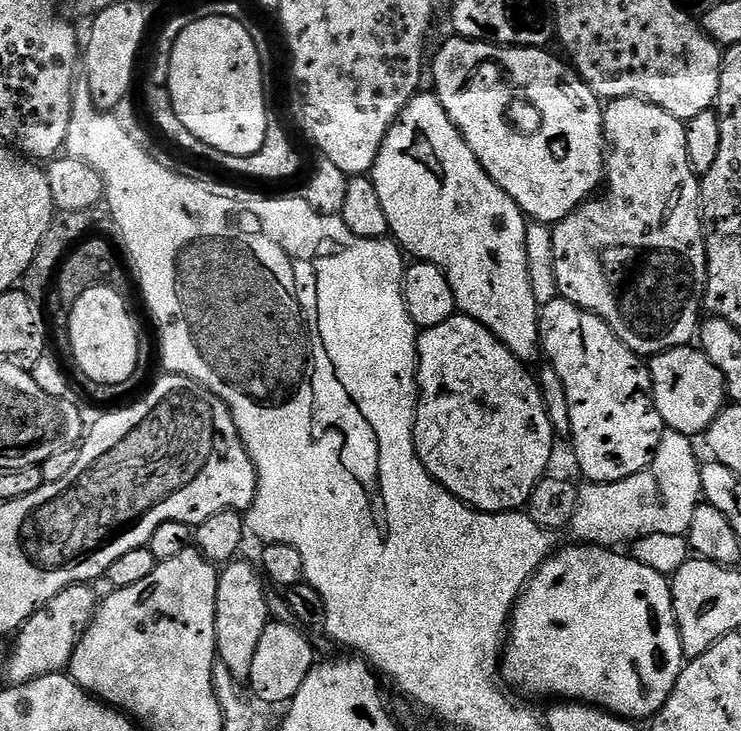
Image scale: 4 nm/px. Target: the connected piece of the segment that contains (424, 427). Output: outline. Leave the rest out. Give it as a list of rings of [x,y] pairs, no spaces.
[[[457,314],[442,322],[442,326],[423,329],[416,341],[416,383],[418,385],[418,399],[416,401],[416,421],[414,422],[414,446],[416,457],[426,466],[426,470],[444,487],[447,492],[454,494],[463,504],[476,508],[479,512],[514,512],[527,505],[530,494],[538,481],[544,479],[549,471],[548,463],[552,460],[552,440],[554,433],[552,423],[546,414],[544,396],[535,375],[527,372],[525,361],[520,360],[486,326],[482,326],[474,318]]]

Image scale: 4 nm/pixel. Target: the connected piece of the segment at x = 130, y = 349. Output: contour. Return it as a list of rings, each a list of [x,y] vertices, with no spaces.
[[[107,286],[91,288],[76,299],[69,311],[72,312],[68,316],[68,340],[72,343],[72,356],[81,374],[100,384],[96,386],[115,386],[126,382],[126,378],[130,378],[138,366],[142,341],[136,333],[132,312],[124,298]]]

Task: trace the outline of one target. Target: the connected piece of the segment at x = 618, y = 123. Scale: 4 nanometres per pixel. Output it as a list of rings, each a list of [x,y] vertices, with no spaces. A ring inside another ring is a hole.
[[[627,96],[607,101],[604,110],[604,176],[602,191],[592,199],[579,204],[566,218],[562,218],[552,228],[554,240],[554,278],[556,290],[561,300],[569,300],[587,312],[600,316],[614,330],[614,334],[626,347],[641,358],[651,358],[659,352],[669,352],[675,348],[689,347],[697,339],[702,323],[702,301],[704,284],[708,280],[708,255],[704,245],[704,222],[700,214],[700,177],[690,166],[686,154],[685,121],[666,114],[662,106],[654,106],[637,96]]]

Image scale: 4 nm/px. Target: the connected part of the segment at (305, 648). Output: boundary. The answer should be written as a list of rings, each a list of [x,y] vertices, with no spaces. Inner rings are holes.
[[[270,622],[266,630],[262,630],[262,638],[258,642],[258,650],[254,653],[254,662],[246,681],[250,692],[252,687],[251,695],[256,700],[258,698],[264,704],[284,706],[291,702],[294,694],[298,694],[302,682],[306,682],[306,674],[310,674],[312,665],[318,660],[311,642],[303,634],[292,622]]]

